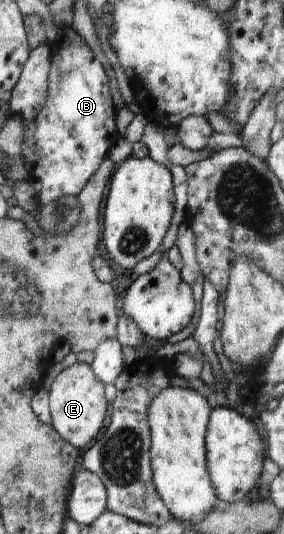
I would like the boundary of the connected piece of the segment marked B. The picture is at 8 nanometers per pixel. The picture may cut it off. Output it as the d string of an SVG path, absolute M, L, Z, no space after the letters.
M63 37L60 39L63 45L50 60L45 104L34 121L23 121L22 164L27 166L31 179L42 182L42 197L45 201L58 199L61 195L77 196L121 136L115 125L117 110L109 92L109 80L101 62L93 57L91 49L84 42L73 45Z

